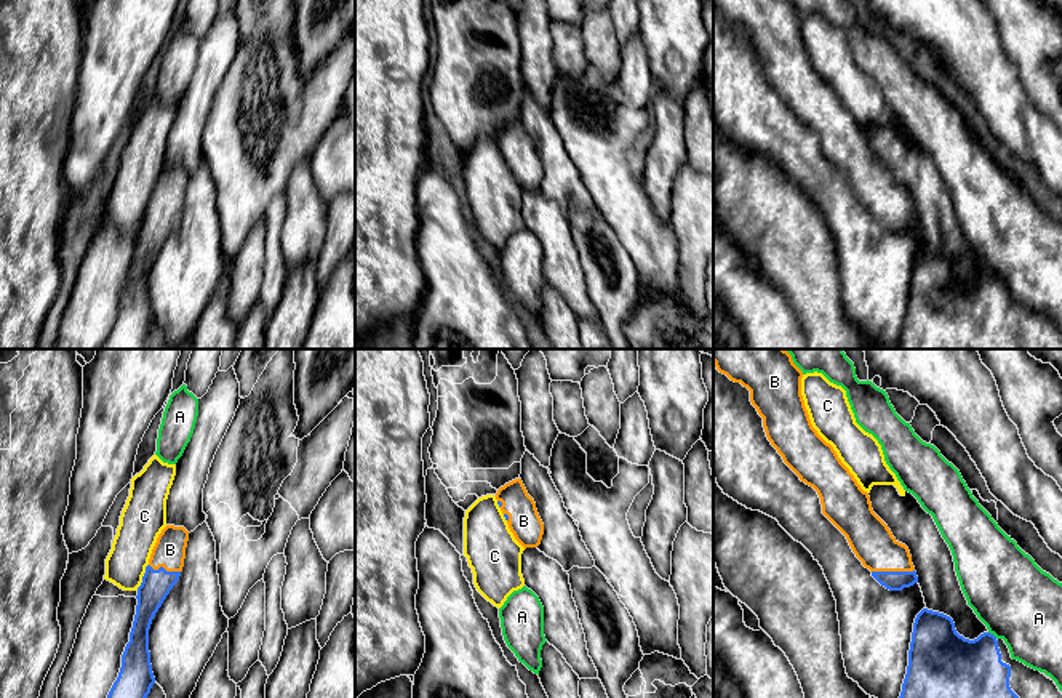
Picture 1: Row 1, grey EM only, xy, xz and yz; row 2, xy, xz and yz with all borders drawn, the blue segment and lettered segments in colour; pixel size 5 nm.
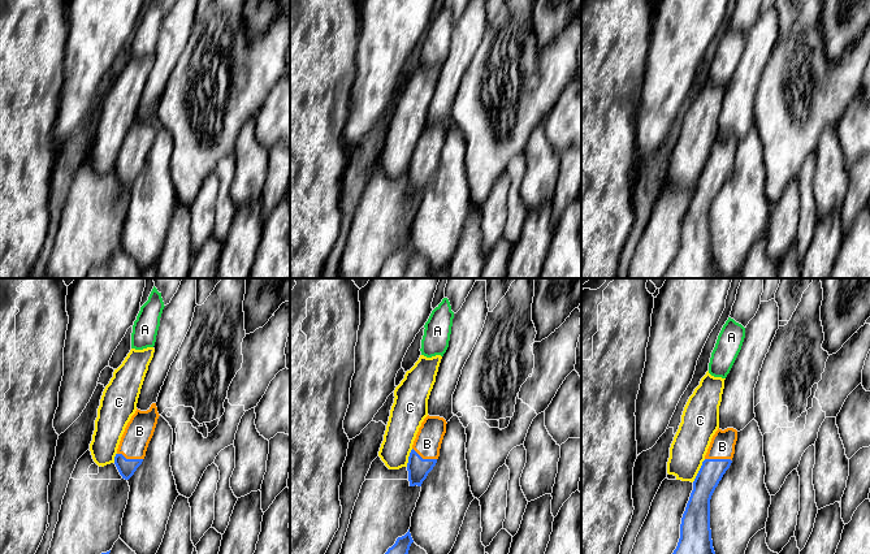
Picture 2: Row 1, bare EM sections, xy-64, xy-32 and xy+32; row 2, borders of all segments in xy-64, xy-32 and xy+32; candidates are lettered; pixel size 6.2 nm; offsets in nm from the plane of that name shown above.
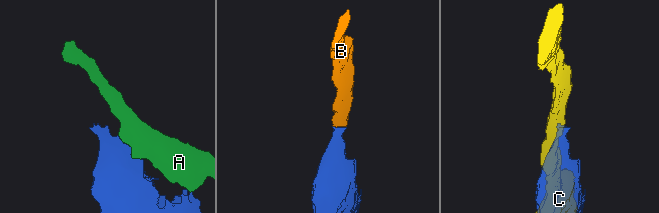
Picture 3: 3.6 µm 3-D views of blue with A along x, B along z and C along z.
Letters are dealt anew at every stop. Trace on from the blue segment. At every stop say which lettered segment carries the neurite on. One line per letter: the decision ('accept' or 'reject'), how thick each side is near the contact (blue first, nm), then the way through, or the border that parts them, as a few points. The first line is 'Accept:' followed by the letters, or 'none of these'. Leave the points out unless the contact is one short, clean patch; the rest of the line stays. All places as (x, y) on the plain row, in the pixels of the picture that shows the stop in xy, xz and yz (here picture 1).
Accept: B
A: reject; 380 nm thick on the blue side, 400 nm on the other
B: accept; 100 nm thick on the blue side, 220 nm on the other; runs through yz (891, 221), (893, 213), (891, 205), (869, 178)
C: reject; 150 nm thick on the blue side, 200 nm on the other

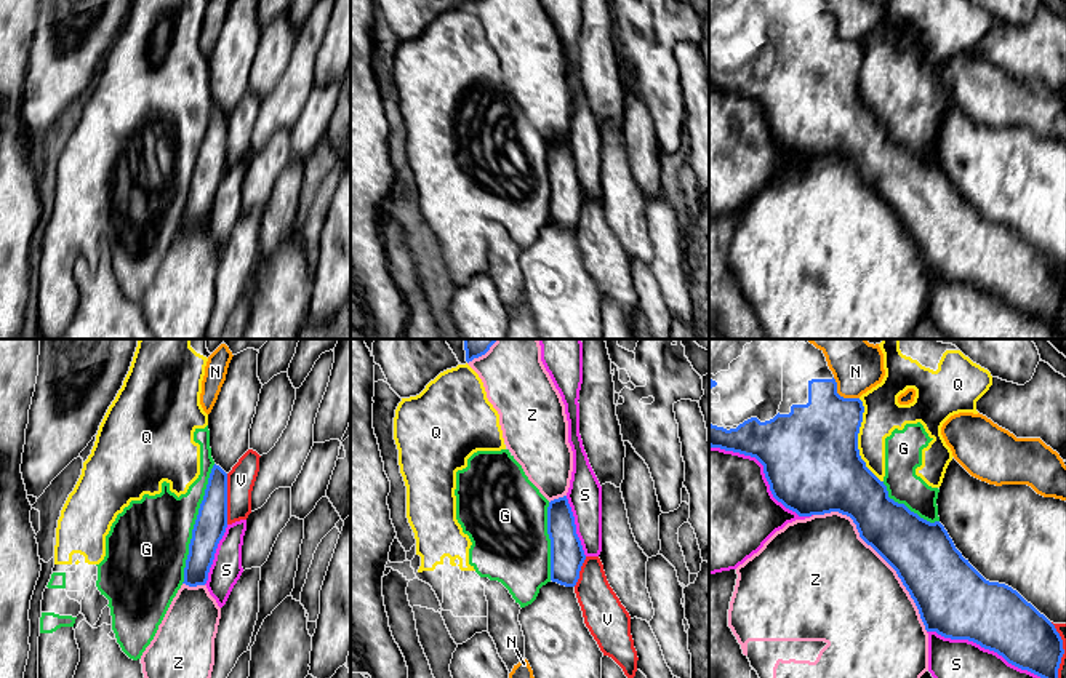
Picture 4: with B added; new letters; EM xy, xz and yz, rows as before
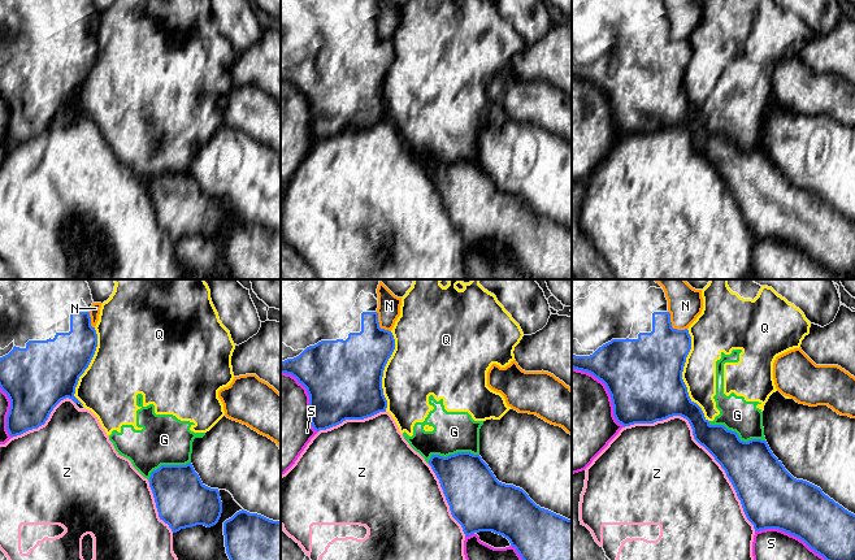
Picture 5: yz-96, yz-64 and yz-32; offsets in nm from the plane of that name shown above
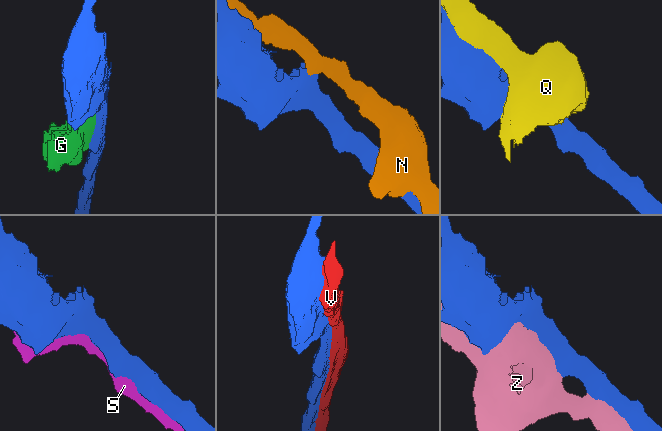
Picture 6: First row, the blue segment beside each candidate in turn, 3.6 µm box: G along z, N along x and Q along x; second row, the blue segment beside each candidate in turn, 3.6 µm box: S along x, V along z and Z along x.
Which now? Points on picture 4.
Accept: none of these
G: reject; 160 nm thick on the blue side, 400 nm on the other
N: reject; 380 nm thick on the blue side, 190 nm on the other
Q: reject; 480 nm thick on the blue side, 190 nm on the other
S: reject; 340 nm thick on the blue side, 400 nm on the other
V: reject; 160 nm thick on the blue side, 140 nm on the other
Z: reject; 320 nm thick on the blue side, 500 nm on the other

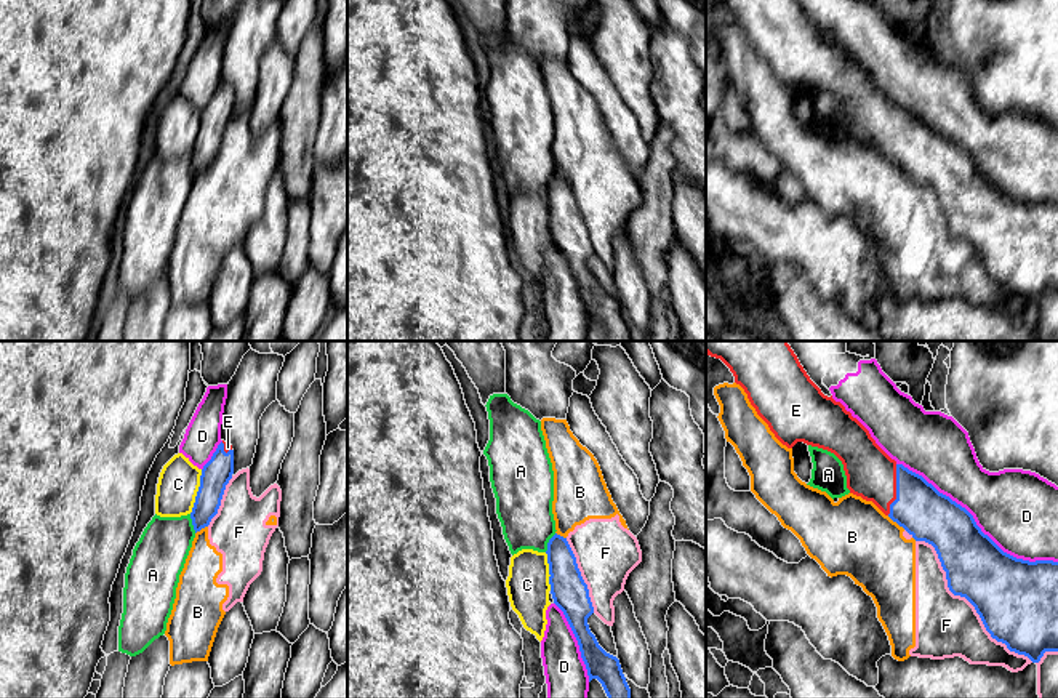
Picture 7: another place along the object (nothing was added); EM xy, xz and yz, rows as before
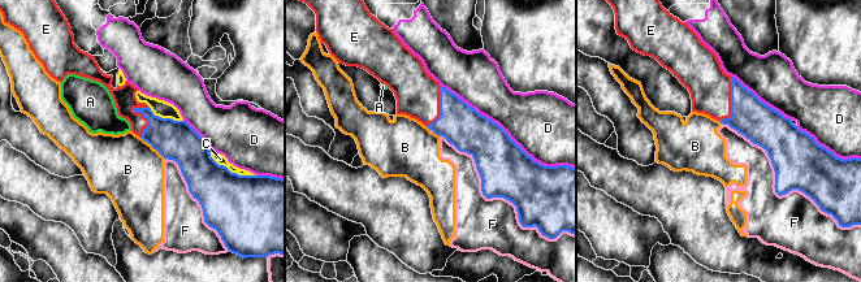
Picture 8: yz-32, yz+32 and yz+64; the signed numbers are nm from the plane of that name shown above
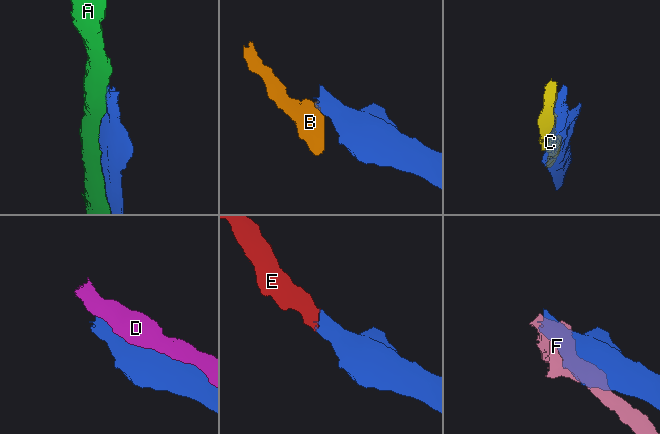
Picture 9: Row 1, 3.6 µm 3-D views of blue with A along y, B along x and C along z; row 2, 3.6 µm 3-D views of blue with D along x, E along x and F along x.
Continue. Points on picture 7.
Accept: E
A: reject; 140 nm thick on the blue side, 260 nm on the other
B: reject; 260 nm thick on the blue side, 380 nm on the other; border along yz (887, 157), (905, 170)
C: reject; 150 nm thick on the blue side, 200 nm on the other
D: reject; 320 nm thick on the blue side, 400 nm on the other
E: accept; 260 nm thick on the blue side, 260 nm on the other; runs through yz (921, 151), (897, 132), (871, 116)
F: reject; 400 nm thick on the blue side, 320 nm on the other

